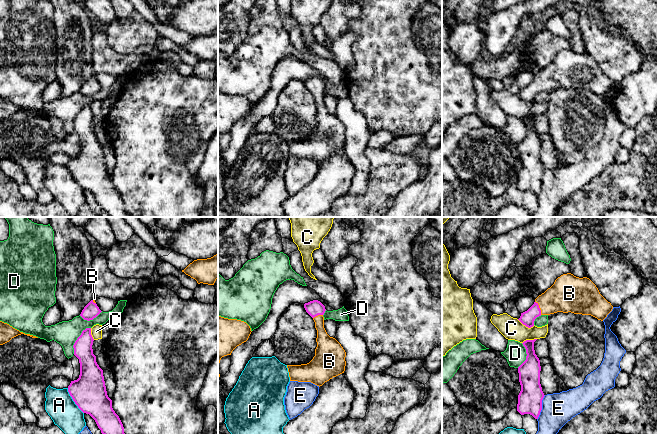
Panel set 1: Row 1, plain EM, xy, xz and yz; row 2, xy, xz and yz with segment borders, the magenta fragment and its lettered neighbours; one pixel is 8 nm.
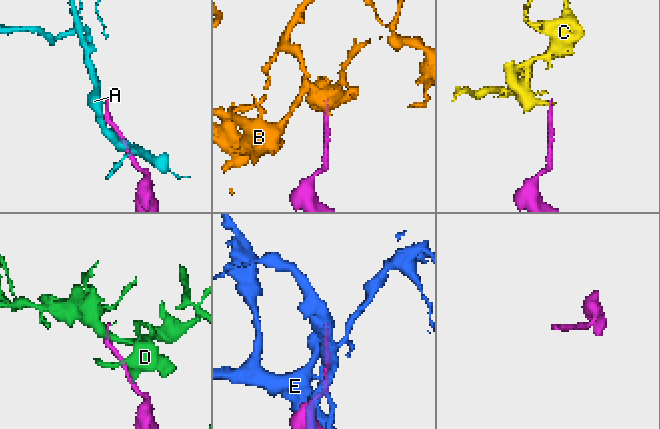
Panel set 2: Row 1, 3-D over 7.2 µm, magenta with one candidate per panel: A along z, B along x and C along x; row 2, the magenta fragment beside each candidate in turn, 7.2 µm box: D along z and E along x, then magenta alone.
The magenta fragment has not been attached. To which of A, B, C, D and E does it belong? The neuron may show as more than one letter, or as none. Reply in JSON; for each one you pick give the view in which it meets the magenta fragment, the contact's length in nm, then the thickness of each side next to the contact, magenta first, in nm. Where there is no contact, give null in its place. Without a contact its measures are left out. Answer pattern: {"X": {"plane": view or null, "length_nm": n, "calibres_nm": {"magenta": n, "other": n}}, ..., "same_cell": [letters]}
{"B": {"plane": "yz", "length_nm": 120, "calibres_nm": {"magenta": 120, "other": 280}}, "same_cell": ["B"]}

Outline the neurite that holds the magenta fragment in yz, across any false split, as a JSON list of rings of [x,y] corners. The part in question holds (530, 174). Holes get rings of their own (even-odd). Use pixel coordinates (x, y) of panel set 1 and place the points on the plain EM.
[[[526,116],[522,120],[526,125],[526,136],[518,143],[521,167],[518,171],[517,187],[530,190],[538,195],[542,186],[544,169],[540,160],[540,136],[535,130],[534,116]]]

